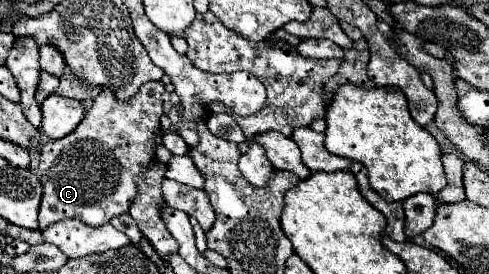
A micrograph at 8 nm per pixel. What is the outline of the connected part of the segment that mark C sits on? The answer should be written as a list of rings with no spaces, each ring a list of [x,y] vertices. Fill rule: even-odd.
[[[160,80],[142,84],[136,96],[132,96],[130,100],[120,100],[110,88],[102,88],[100,94],[94,98],[92,108],[86,112],[84,120],[70,136],[50,140],[42,146],[38,170],[44,192],[38,214],[38,230],[44,230],[64,218],[78,218],[88,226],[100,226],[110,222],[114,216],[128,214],[134,196],[138,194],[136,178],[142,176],[142,172],[146,172],[146,168],[150,168],[150,164],[154,164],[156,160],[156,136],[160,132],[162,118],[162,94],[164,84]]]

